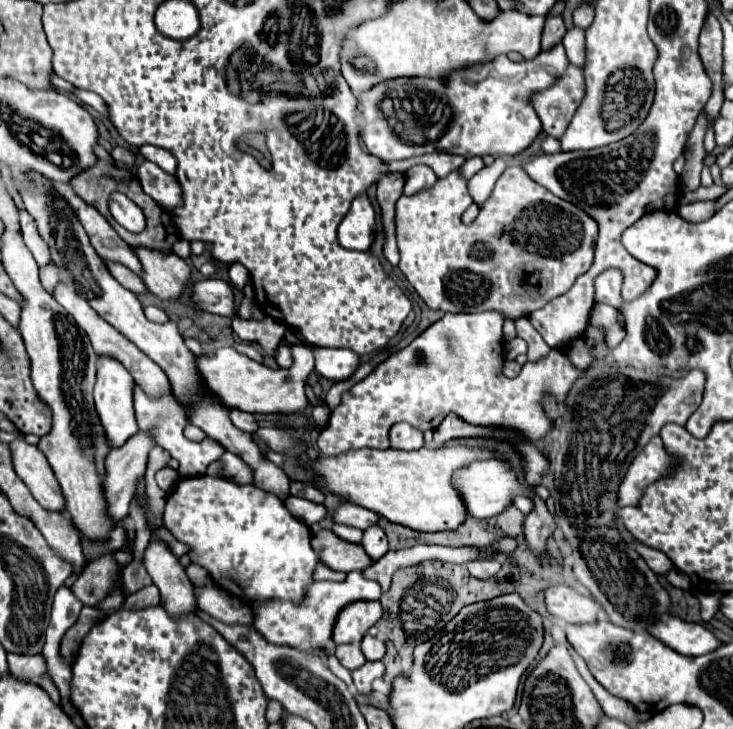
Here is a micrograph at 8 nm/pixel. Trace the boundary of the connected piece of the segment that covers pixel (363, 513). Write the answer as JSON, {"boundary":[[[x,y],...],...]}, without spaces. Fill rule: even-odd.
{"boundary":[[[339,504],[337,512],[335,512],[335,522],[367,530],[369,526],[379,524],[379,516],[373,510],[361,508],[357,504]]]}

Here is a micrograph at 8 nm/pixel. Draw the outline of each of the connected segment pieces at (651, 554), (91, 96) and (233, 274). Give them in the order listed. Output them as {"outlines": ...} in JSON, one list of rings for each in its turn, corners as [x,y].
{"outlines":[[[[637,542],[637,552],[647,560],[649,568],[655,572],[655,574],[667,574],[671,568],[673,568],[673,562],[667,558],[667,554],[659,552],[659,550],[653,550],[641,542]]],[[[75,90],[75,96],[83,102],[83,104],[87,104],[87,106],[91,106],[91,108],[95,108],[97,112],[101,112],[103,116],[109,116],[109,112],[107,112],[107,106],[105,106],[105,102],[95,94],[95,92],[89,92],[89,90]]],[[[233,262],[231,266],[229,266],[229,278],[231,278],[231,282],[237,286],[237,288],[243,288],[245,286],[245,282],[247,282],[247,268],[243,266],[243,264],[239,264],[239,262]]]]}

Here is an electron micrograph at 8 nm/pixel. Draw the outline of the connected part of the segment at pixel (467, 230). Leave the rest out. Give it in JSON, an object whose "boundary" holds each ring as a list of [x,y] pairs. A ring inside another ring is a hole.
{"boundary":[[[507,168],[499,176],[493,194],[479,206],[479,216],[467,226],[461,222],[461,214],[469,204],[471,196],[467,192],[467,182],[457,174],[457,170],[439,178],[433,188],[421,190],[415,196],[401,196],[396,203],[396,238],[401,254],[399,268],[429,308],[439,308],[443,312],[495,310],[509,318],[527,316],[527,312],[543,308],[551,298],[567,292],[575,278],[587,272],[593,264],[597,224],[577,206],[557,198],[531,180],[523,168]],[[477,242],[481,242],[483,248],[475,248]],[[533,276],[537,276],[537,298],[529,296],[531,290],[527,292],[527,288],[533,286]]]}

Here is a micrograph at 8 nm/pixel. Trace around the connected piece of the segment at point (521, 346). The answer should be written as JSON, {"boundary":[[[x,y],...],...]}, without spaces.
{"boundary":[[[513,338],[505,344],[505,358],[507,360],[515,360],[519,354],[527,352],[527,342],[521,338]]]}

